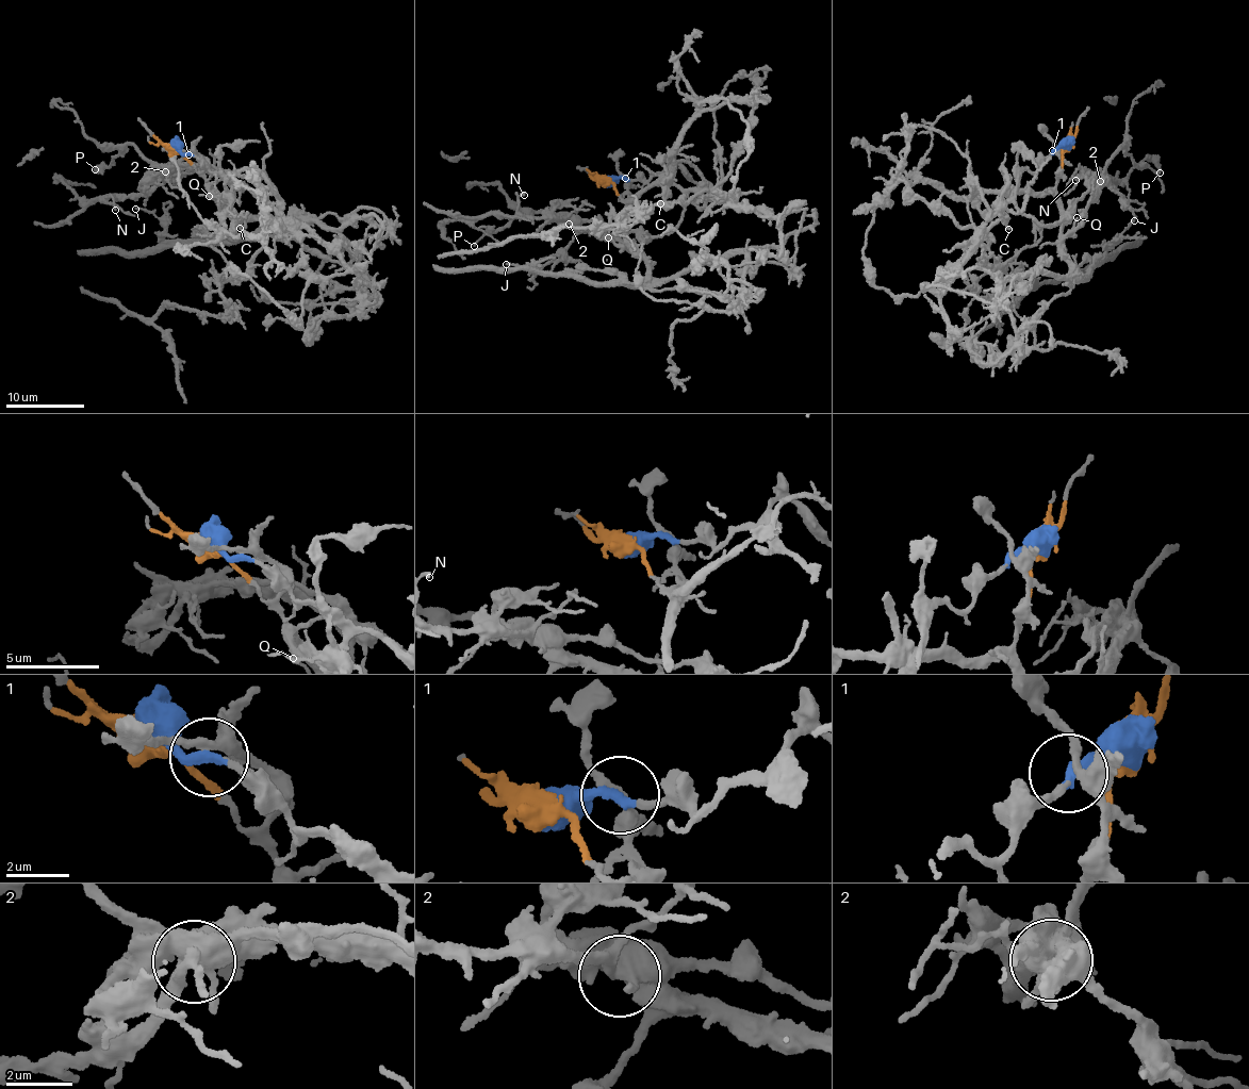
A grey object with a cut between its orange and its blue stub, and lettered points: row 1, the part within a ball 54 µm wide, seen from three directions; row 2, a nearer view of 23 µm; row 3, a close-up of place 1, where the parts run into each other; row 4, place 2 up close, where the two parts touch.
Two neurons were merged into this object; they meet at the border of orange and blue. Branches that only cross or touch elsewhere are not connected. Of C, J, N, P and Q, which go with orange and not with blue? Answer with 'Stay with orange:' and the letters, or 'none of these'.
Stay with orange: J, N, P, Q

